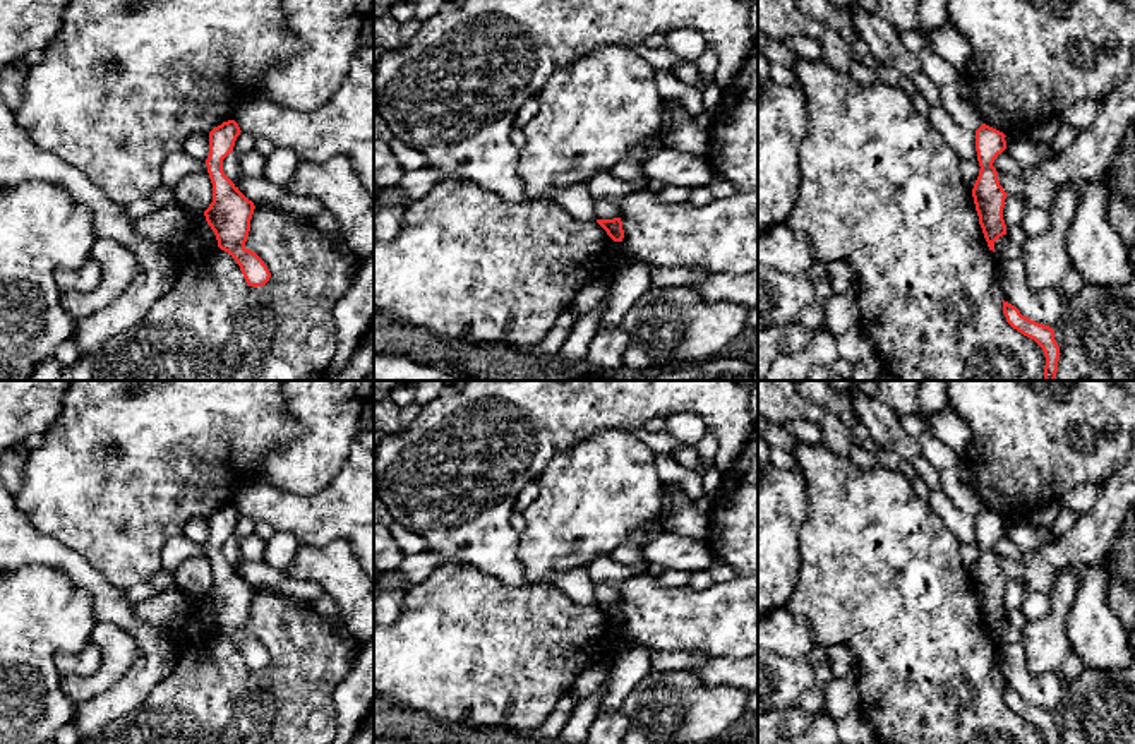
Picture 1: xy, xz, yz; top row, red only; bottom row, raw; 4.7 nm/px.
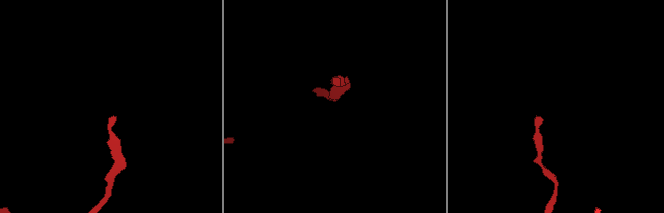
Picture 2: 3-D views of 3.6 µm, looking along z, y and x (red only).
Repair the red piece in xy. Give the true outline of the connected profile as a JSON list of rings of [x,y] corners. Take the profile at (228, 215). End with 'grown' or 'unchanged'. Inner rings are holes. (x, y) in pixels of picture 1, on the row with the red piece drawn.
[[[235,120],[223,122],[209,132],[206,166],[213,183],[213,202],[204,216],[218,247],[237,261],[247,285],[257,288],[269,281],[271,273],[264,261],[245,247],[255,206],[223,171],[223,159],[233,153],[240,132]]] | unchanged

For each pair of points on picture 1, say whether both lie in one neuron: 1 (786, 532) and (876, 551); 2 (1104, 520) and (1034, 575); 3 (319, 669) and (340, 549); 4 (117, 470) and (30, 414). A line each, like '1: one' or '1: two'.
1: two
2: one
3: two
4: two

